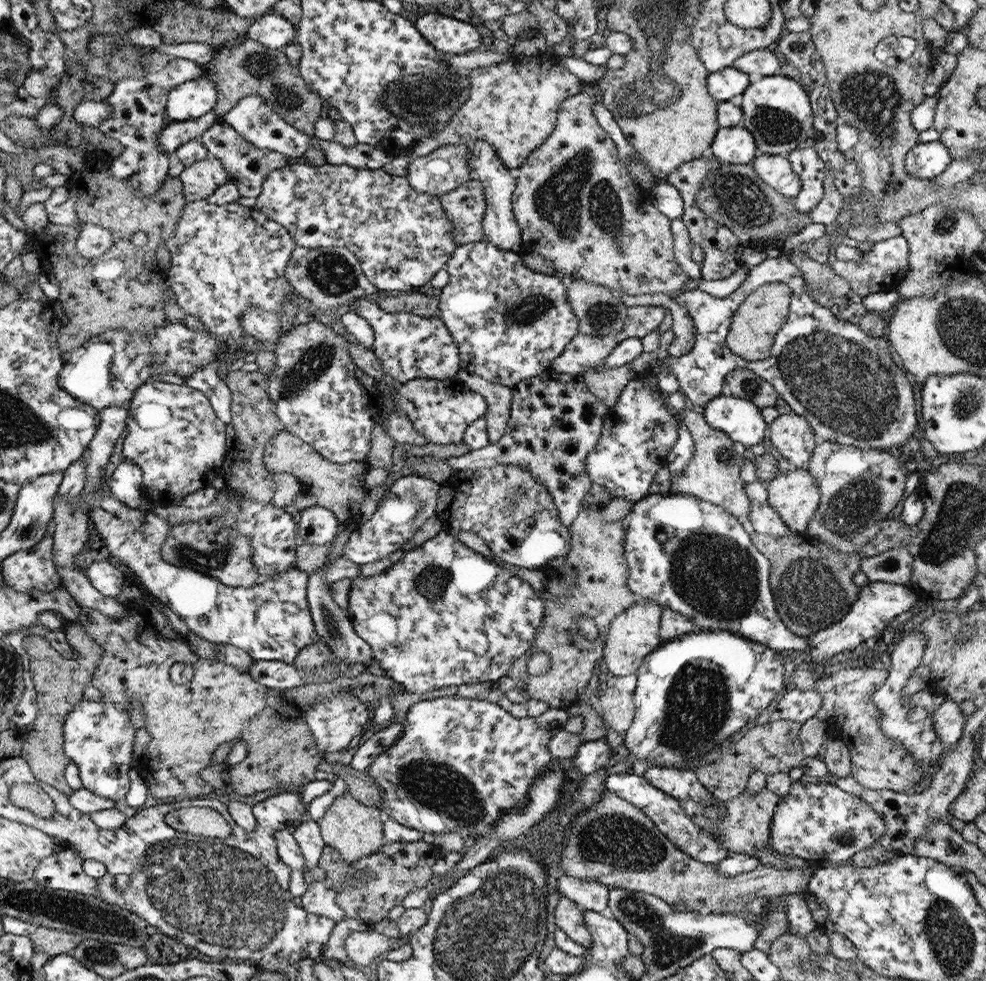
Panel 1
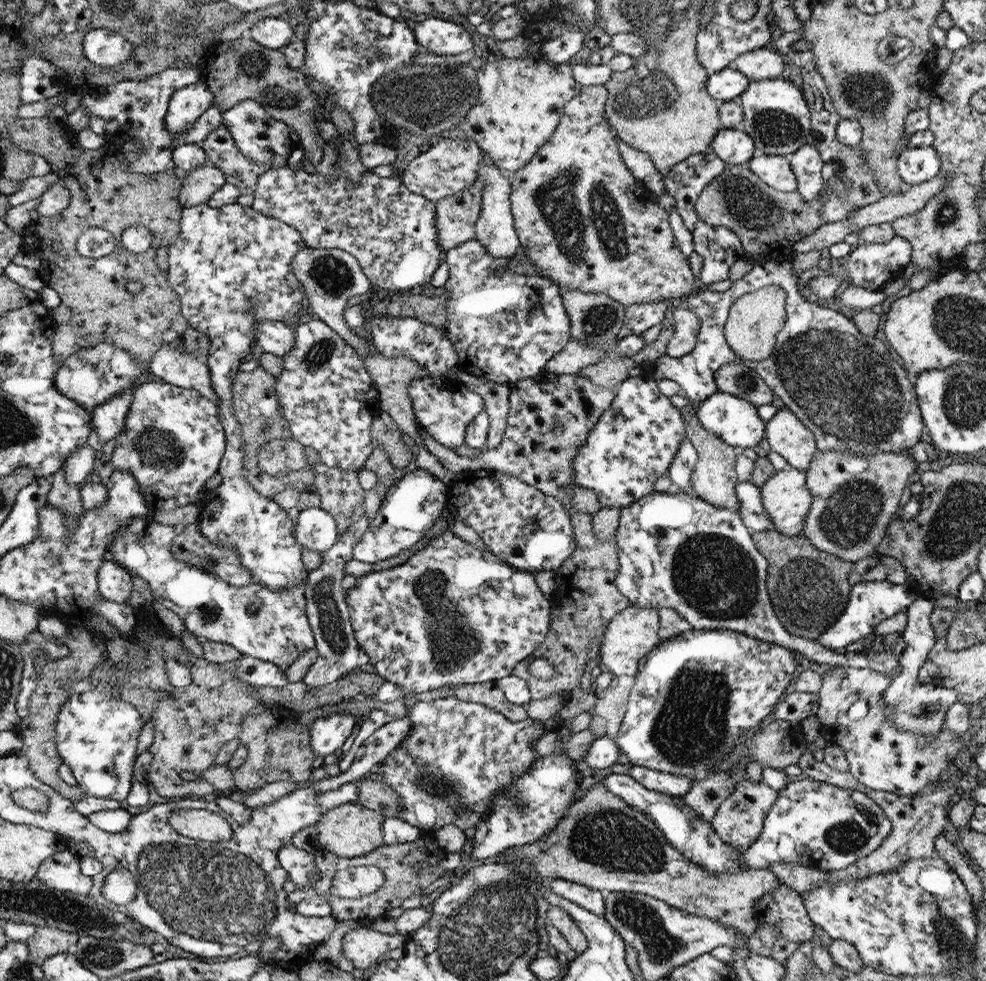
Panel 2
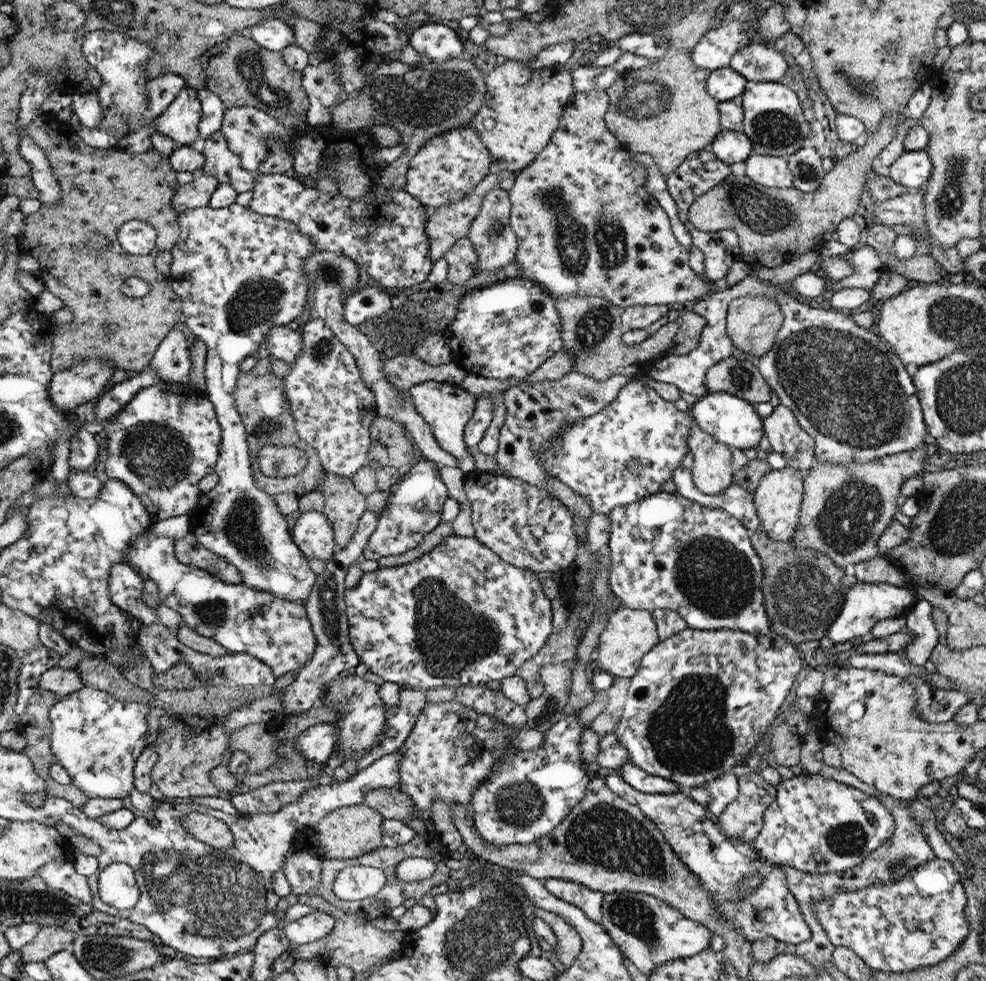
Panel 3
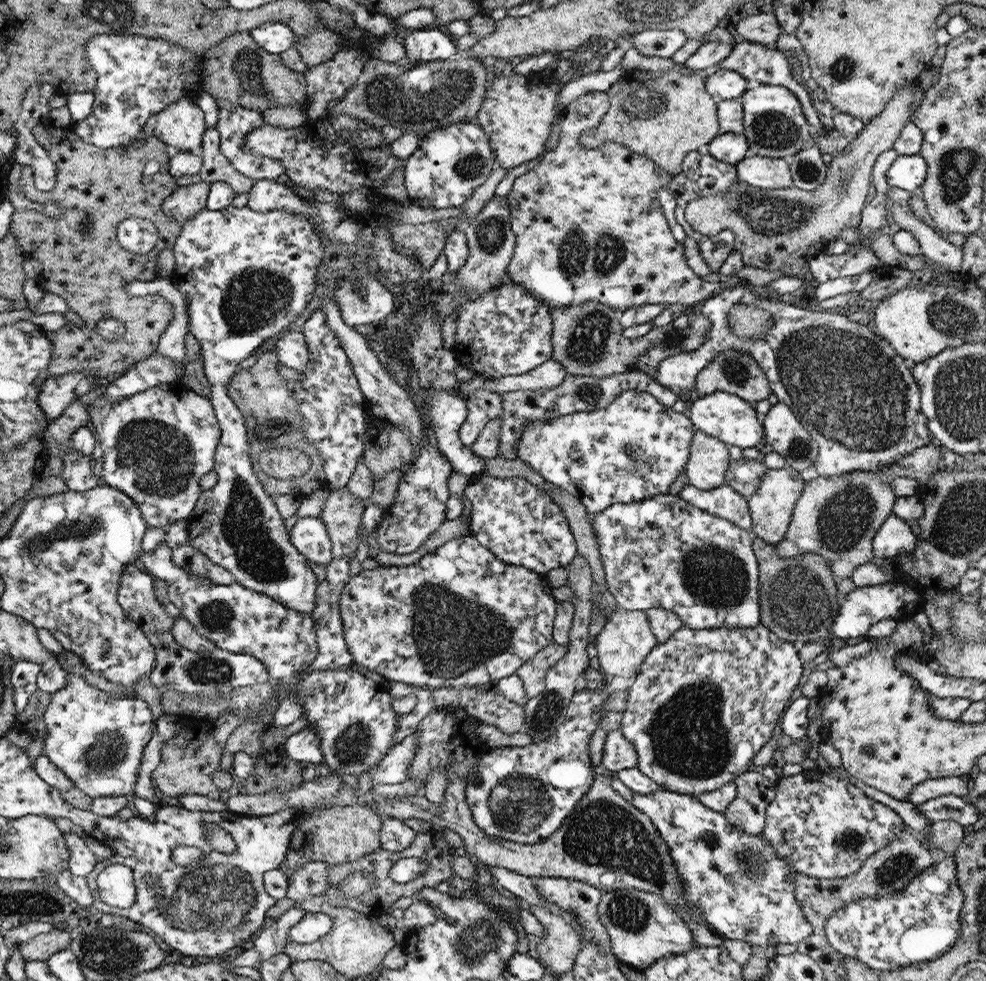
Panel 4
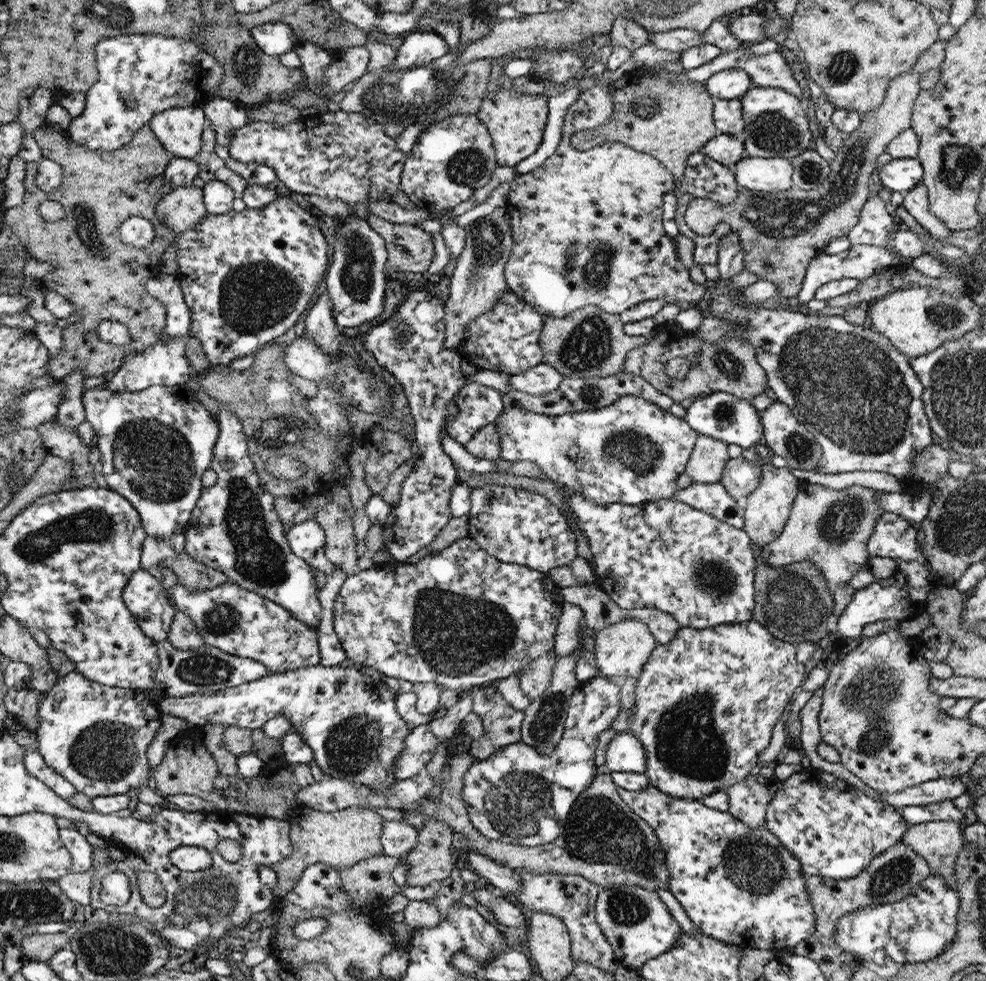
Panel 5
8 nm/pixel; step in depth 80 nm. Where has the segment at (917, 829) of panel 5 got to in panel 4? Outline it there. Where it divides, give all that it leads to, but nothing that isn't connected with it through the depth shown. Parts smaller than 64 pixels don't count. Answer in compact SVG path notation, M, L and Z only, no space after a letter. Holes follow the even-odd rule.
M934 821L930 826L930 836L924 838L928 850L936 848L944 853L944 856L953 857L961 851L966 839L964 827L953 821Z

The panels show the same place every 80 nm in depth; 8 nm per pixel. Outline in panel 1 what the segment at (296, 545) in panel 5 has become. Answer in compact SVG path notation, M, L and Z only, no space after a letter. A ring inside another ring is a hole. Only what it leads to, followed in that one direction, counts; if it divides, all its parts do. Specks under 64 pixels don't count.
M317 504L300 513L299 535L304 543L328 544L340 528L337 516Z

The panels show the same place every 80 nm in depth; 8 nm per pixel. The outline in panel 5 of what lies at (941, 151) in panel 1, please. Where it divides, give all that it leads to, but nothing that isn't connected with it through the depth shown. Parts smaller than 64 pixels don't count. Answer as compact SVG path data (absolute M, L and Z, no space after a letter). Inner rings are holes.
M918 157L892 159L880 167L879 177L886 190L905 193L923 179L923 168Z

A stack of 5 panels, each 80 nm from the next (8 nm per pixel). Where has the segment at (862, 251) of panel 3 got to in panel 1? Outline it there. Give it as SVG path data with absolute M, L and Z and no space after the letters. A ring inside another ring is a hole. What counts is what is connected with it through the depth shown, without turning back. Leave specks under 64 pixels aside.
M902 236L887 238L874 243L872 248L864 251L863 261L855 263L854 261L841 261L832 259L830 266L833 271L850 283L850 294L854 299L862 298L868 293L890 292L898 288L904 275L908 272L909 244Z

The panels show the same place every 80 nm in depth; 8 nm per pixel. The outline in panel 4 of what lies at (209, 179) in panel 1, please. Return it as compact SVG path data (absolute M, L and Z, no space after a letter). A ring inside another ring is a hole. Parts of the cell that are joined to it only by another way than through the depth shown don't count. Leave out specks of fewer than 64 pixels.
M200 181L196 184L180 186L166 198L162 209L180 223L191 220L207 208L207 198L210 194L211 183Z

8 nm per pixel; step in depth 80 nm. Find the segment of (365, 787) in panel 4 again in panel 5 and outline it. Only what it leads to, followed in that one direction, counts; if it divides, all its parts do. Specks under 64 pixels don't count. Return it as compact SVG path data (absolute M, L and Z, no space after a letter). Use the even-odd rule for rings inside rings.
M428 724L415 726L393 768L397 782L423 773L438 743Z

